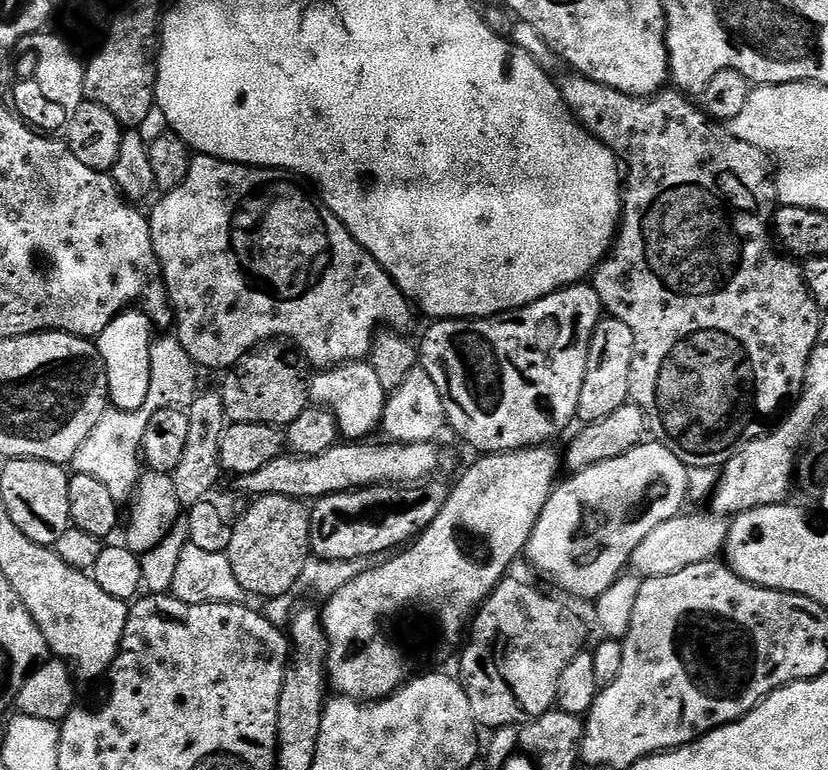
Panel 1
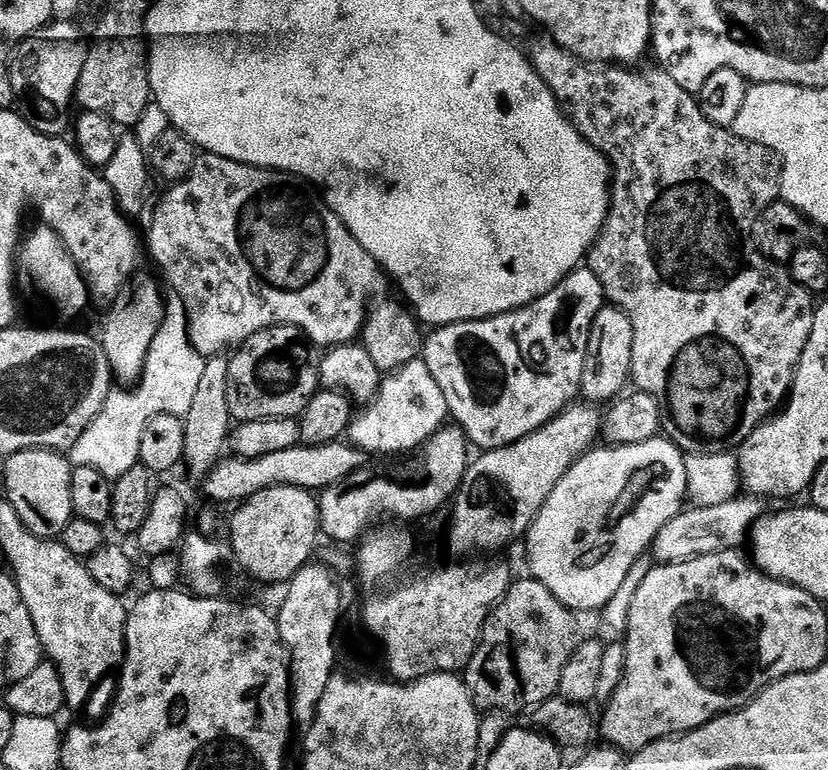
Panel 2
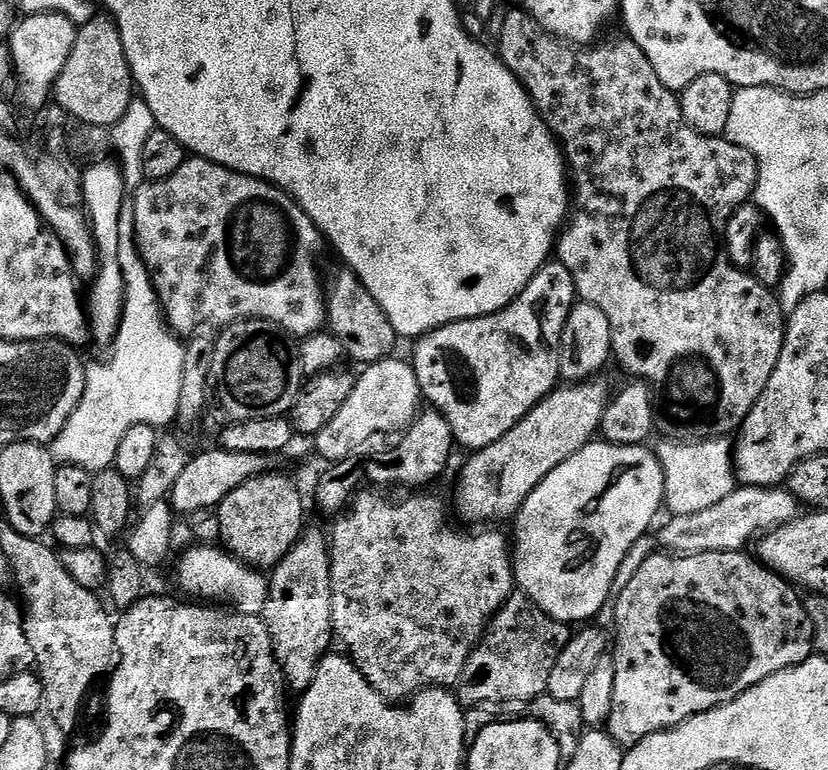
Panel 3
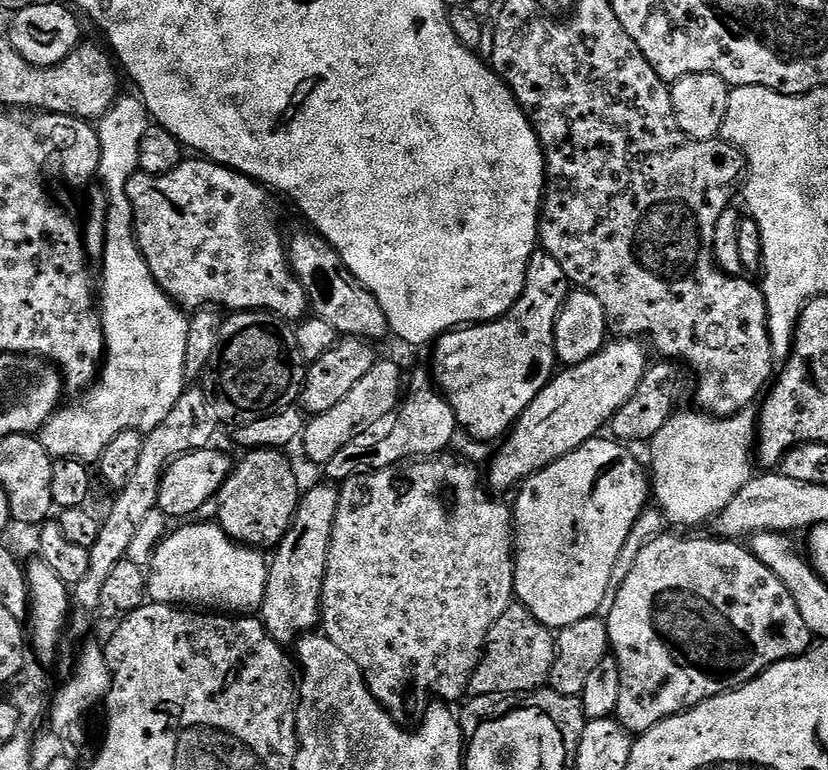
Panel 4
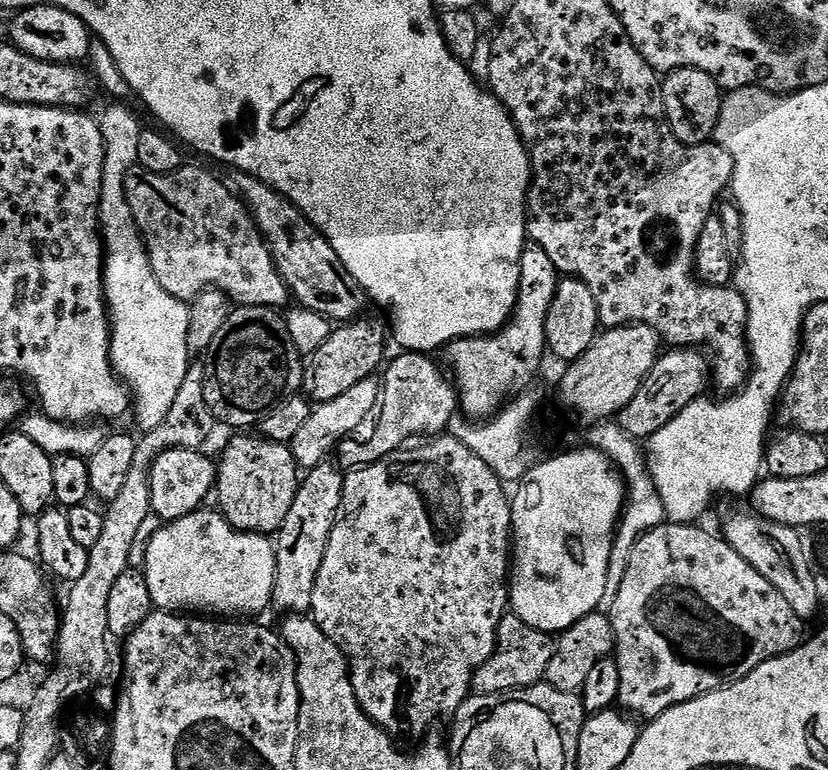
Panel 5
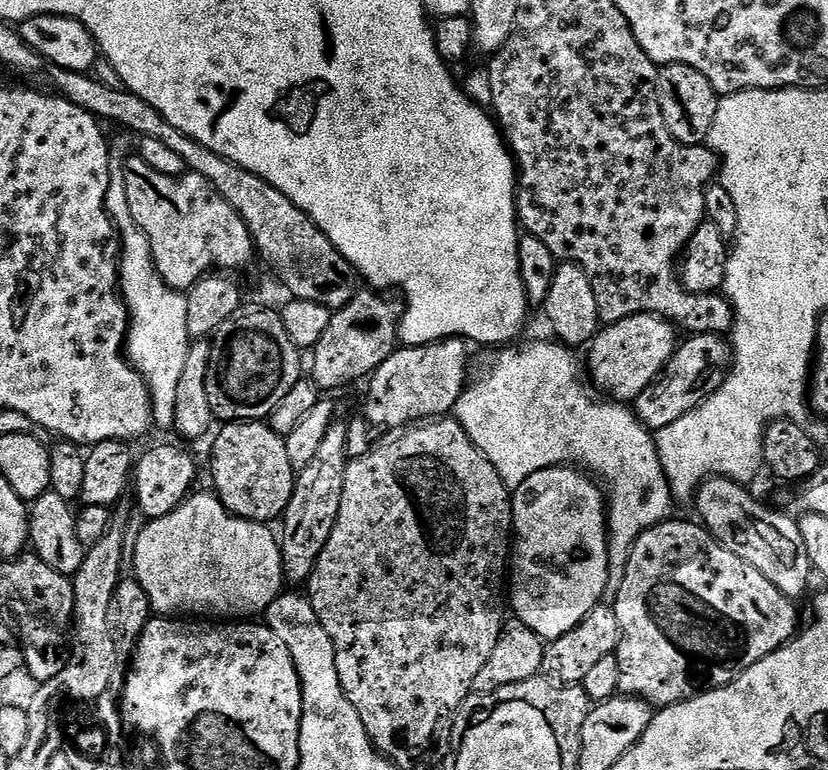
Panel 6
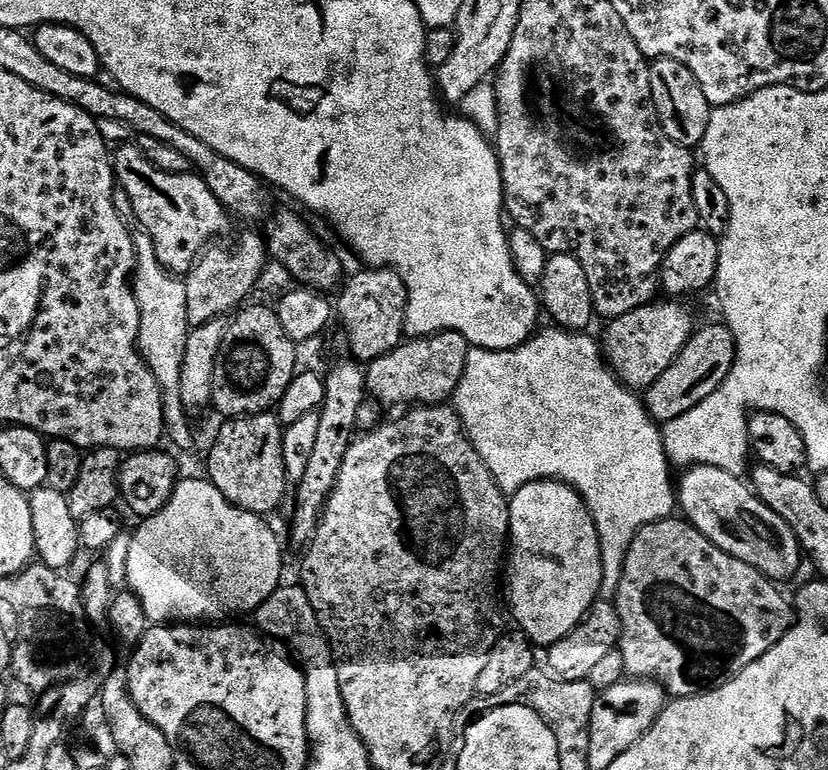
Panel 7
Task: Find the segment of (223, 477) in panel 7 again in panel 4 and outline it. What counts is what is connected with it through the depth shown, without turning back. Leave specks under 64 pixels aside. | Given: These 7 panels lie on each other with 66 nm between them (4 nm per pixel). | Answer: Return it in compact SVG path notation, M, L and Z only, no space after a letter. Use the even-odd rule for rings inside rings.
M258 448L243 453L244 461L223 486L216 497L215 519L220 529L237 544L257 550L268 550L280 543L300 505L302 487L290 461L283 451L274 448ZM269 547L269 548L268 548Z

